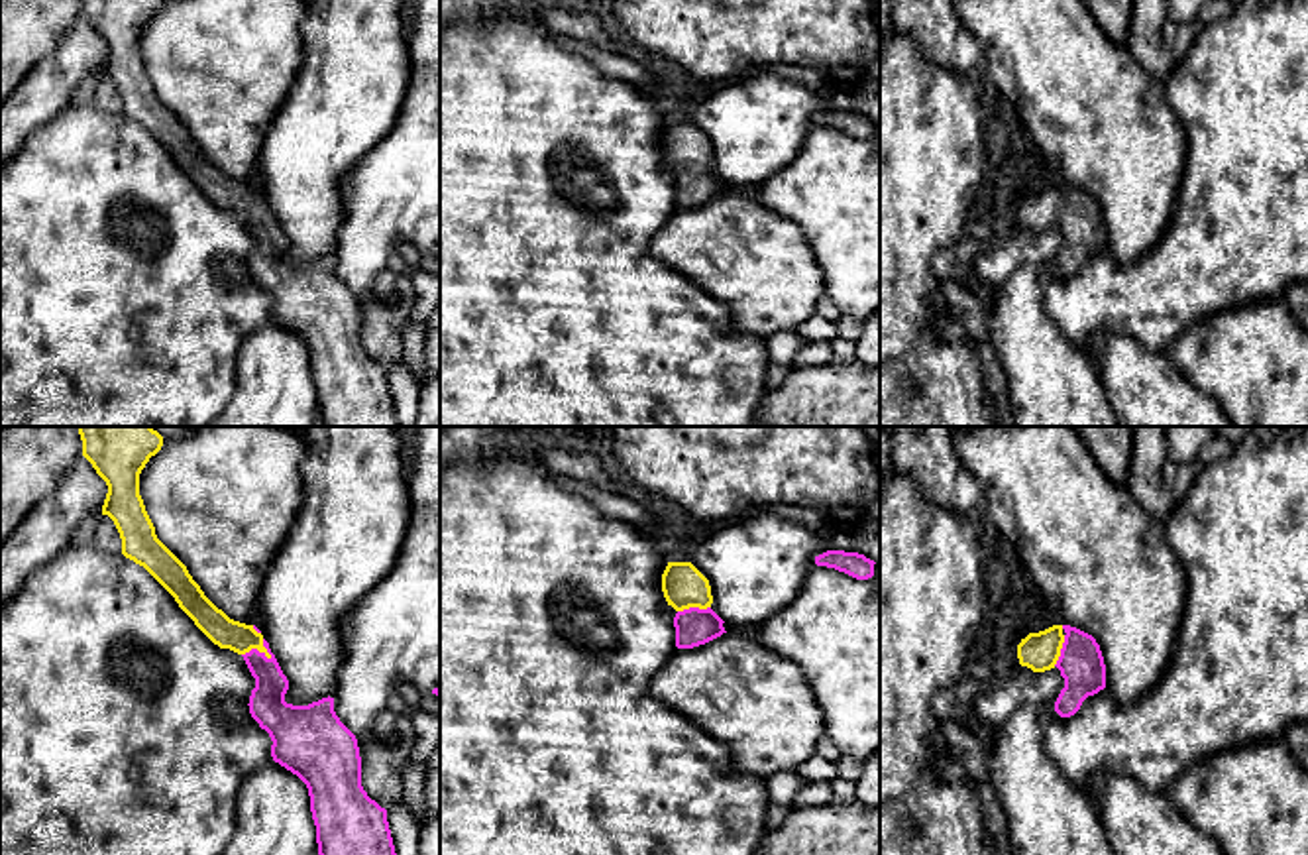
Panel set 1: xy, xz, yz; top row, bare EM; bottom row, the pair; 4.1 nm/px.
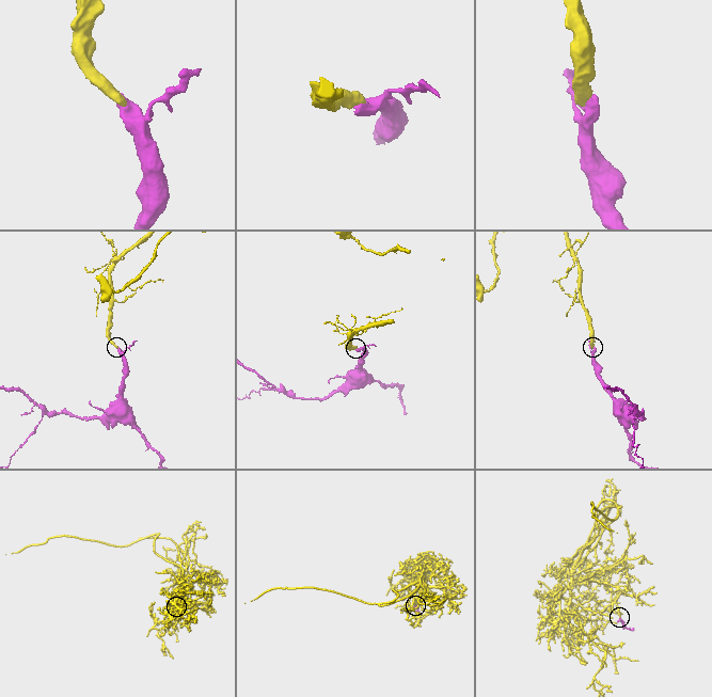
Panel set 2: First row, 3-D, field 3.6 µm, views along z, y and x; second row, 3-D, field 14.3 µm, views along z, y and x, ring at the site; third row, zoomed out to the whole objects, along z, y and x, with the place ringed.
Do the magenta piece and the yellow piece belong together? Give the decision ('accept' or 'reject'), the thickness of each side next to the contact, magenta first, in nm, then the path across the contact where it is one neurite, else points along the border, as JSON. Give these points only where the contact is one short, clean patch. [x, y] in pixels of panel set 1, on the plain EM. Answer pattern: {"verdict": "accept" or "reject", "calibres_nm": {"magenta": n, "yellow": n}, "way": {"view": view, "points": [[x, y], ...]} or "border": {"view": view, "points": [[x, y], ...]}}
{"verdict": "accept", "calibres_nm": {"magenta": 150, "yellow": 120}, "way": {"view": "xy", "points": [[268, 266], [268, 232], [256, 209], [215, 183]]}}

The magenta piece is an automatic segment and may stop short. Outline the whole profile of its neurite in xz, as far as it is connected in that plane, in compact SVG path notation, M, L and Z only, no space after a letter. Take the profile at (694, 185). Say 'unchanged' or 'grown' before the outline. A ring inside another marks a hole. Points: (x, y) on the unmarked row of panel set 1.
grown; M668 122L662 151L668 165L678 171L674 177L678 208L693 208L727 193L725 181L711 169L709 140L691 122Z

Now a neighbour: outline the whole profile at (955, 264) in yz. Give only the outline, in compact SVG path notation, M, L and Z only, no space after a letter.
M962 238L958 244L941 250L933 257L931 269L939 281L970 287L976 281L974 259L976 256L972 252L972 240Z

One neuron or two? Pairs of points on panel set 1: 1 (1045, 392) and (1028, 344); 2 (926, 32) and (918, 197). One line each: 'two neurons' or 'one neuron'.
1: one neuron
2: two neurons

